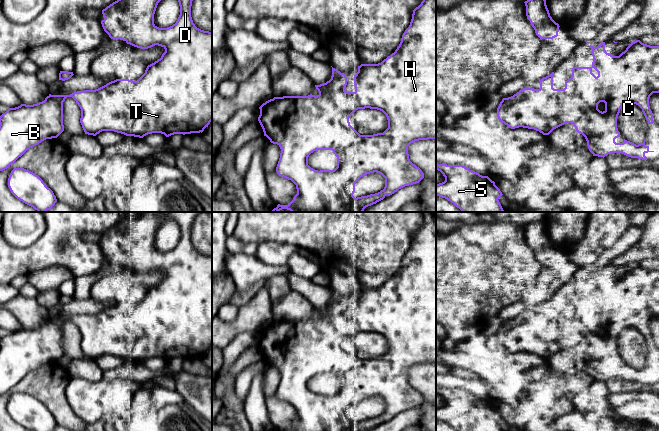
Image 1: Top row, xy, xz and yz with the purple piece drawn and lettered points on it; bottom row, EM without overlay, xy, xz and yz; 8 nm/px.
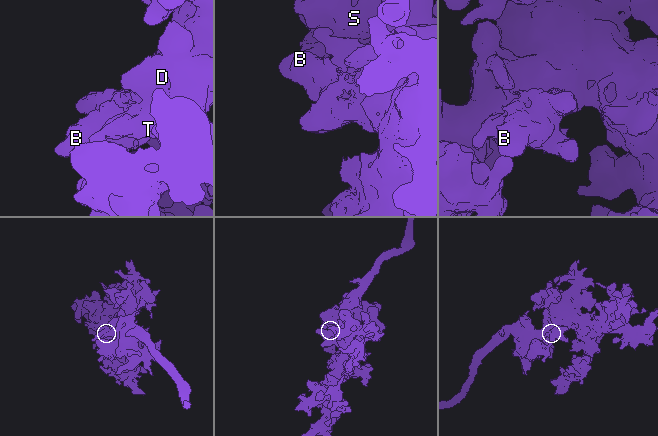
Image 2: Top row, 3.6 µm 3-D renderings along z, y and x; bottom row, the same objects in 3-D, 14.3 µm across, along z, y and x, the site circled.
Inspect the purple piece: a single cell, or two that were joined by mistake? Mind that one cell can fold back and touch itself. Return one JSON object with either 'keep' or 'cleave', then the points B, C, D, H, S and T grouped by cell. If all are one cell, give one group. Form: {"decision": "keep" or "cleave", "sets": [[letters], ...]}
{"decision": "keep", "sets": [["B", "C", "D", "H", "S", "T"]]}

